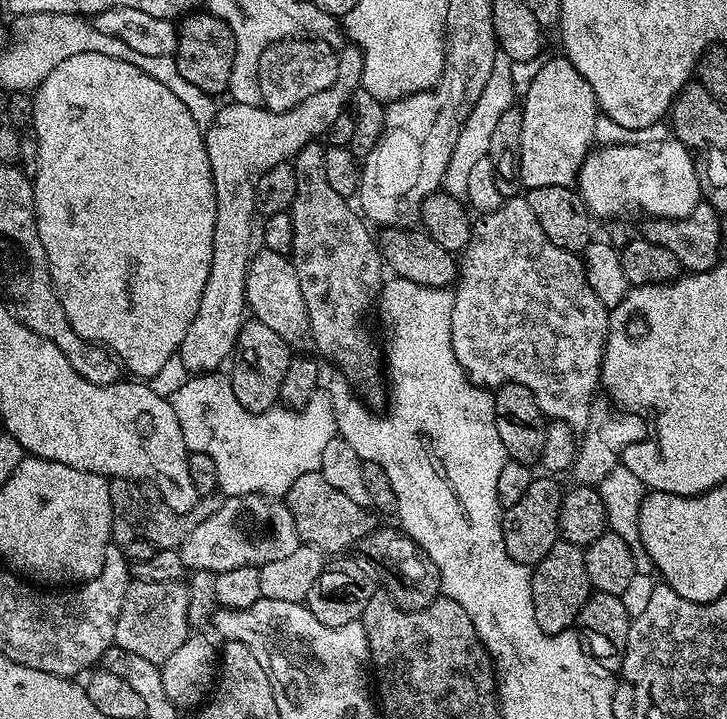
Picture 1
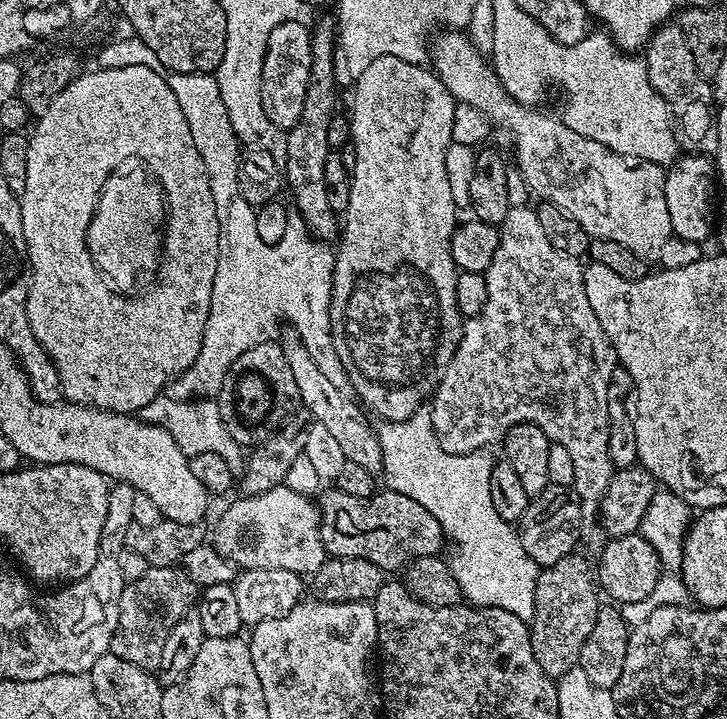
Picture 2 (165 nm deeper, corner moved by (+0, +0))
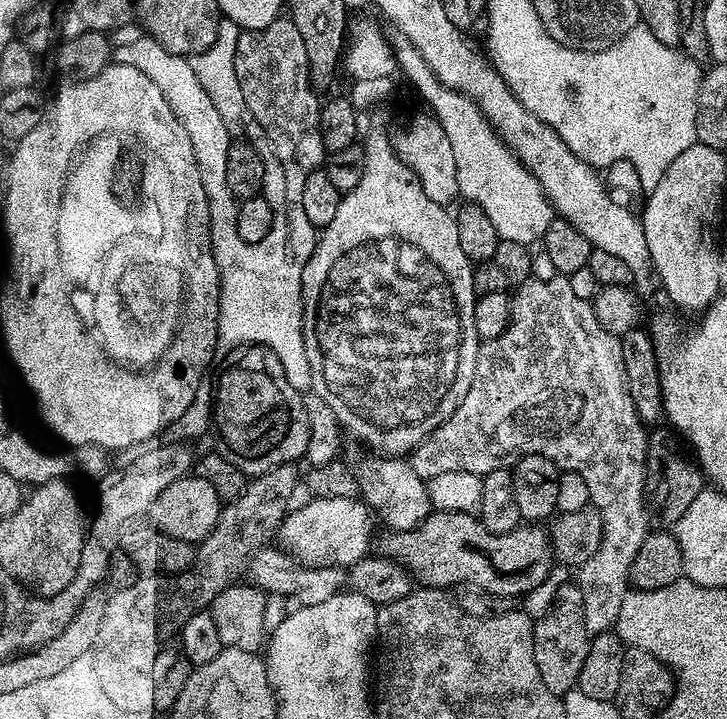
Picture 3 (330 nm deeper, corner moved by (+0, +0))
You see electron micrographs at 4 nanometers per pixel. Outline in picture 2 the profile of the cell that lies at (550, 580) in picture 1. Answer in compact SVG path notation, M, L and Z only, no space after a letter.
M573 554L554 566L540 568L534 586L534 614L530 621L532 649L538 666L553 678L564 676L580 663L582 646L594 630L594 618L602 607L602 593L598 587L593 561L581 554Z

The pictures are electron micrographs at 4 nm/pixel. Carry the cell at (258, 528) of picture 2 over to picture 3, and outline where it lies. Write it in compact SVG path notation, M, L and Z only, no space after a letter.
M318 496L315 498L309 498L304 505L300 507L293 507L289 511L288 515L284 518L284 523L280 525L278 529L278 536L281 536L283 547L287 549L291 555L295 556L297 560L306 564L330 564L333 566L351 566L354 562L358 562L362 557L369 555L371 546L374 544L374 536L372 540L372 518L374 519L373 513L367 504L364 503L363 499L351 496L350 498L326 498L325 496Z

